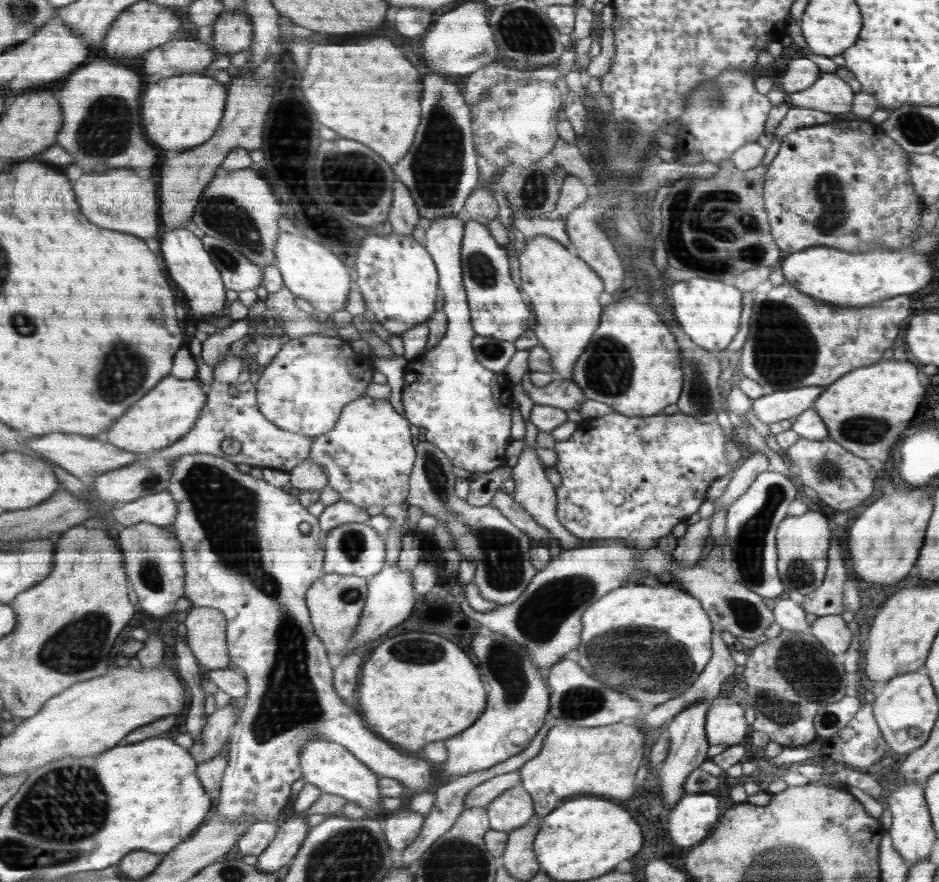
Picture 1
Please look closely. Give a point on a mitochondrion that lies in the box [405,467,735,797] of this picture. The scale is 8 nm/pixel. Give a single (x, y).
(674, 665)

